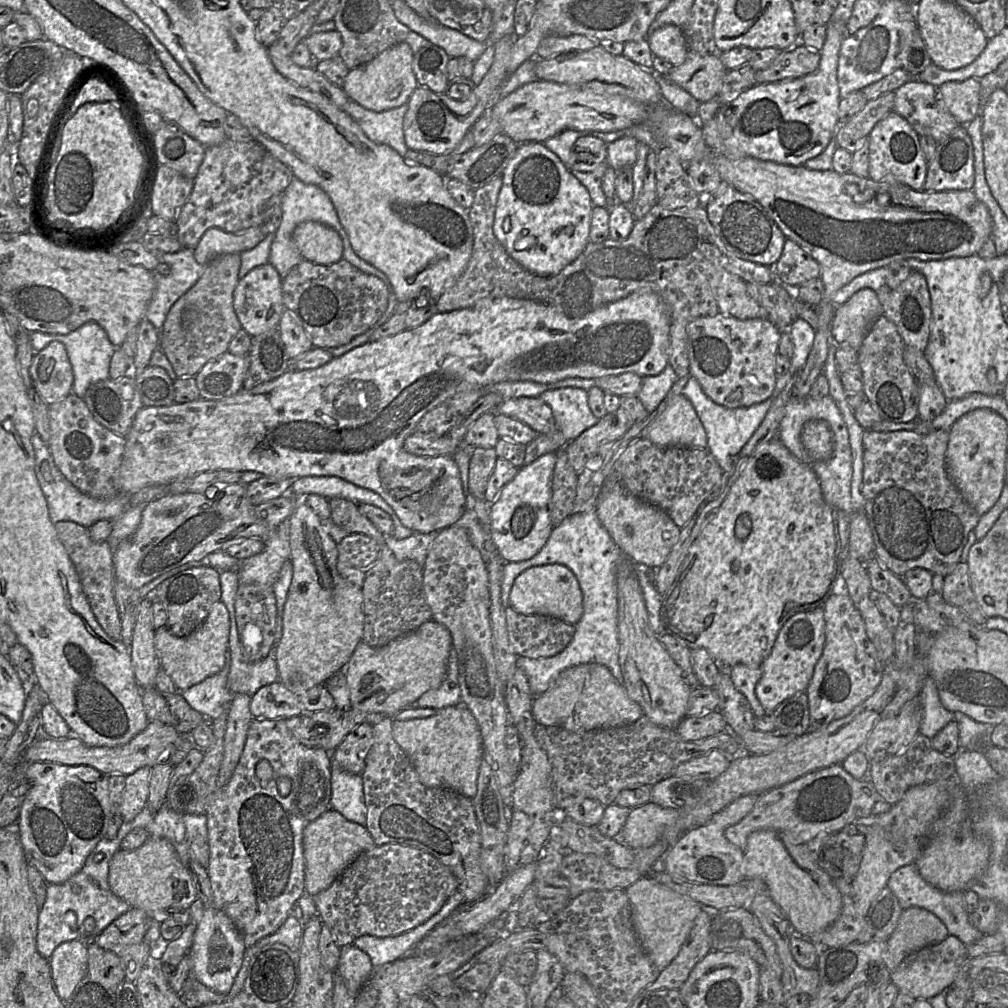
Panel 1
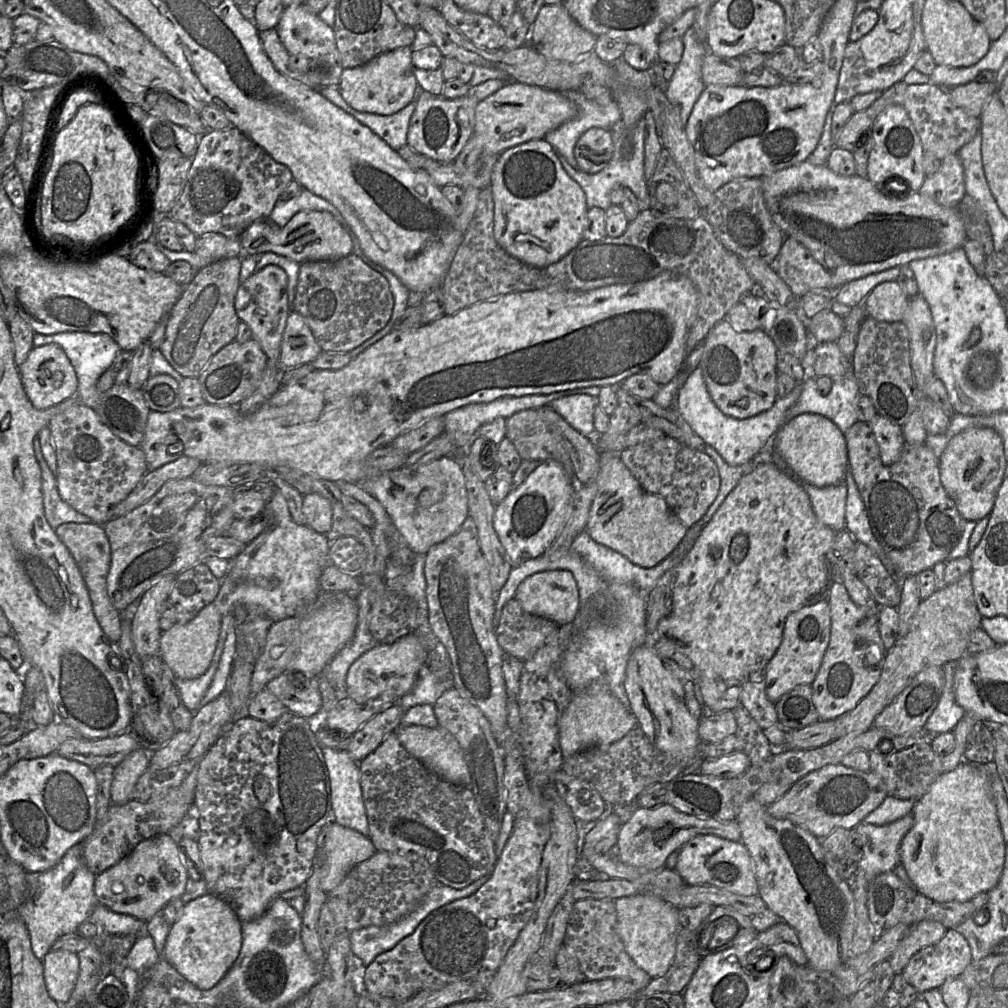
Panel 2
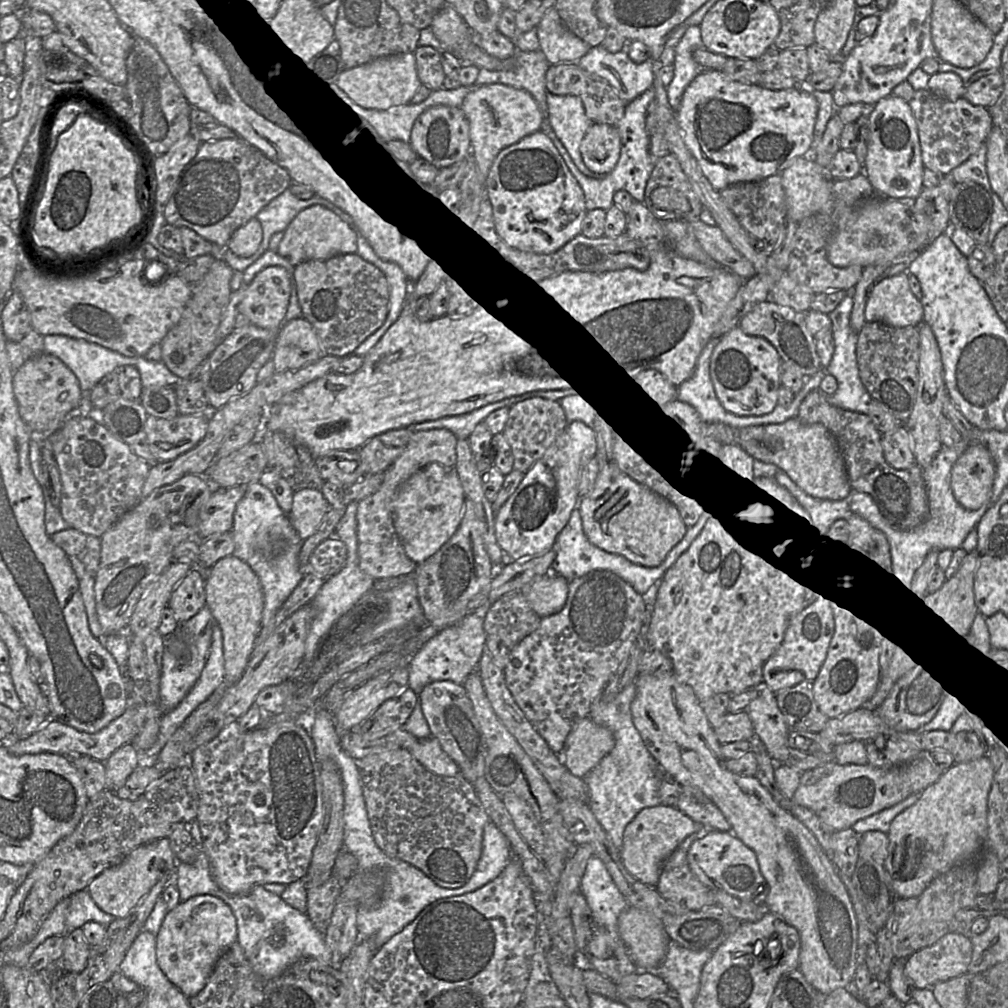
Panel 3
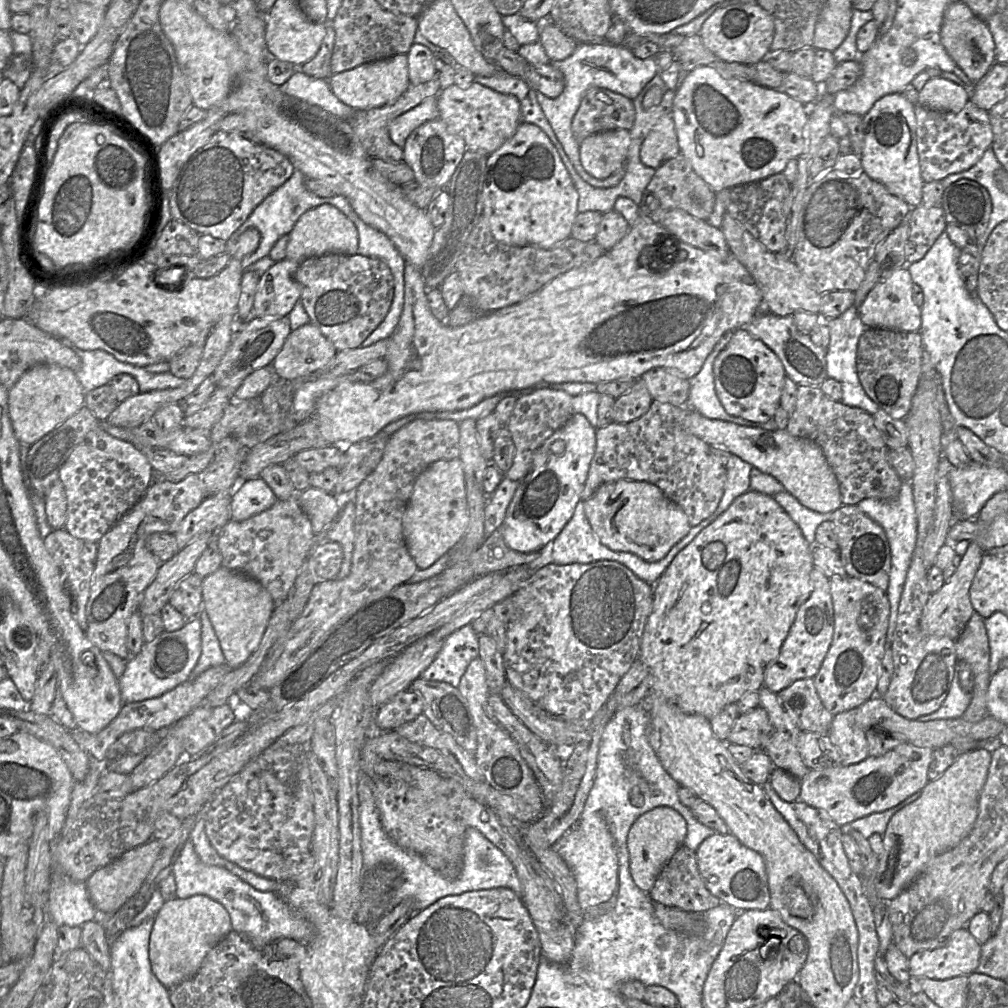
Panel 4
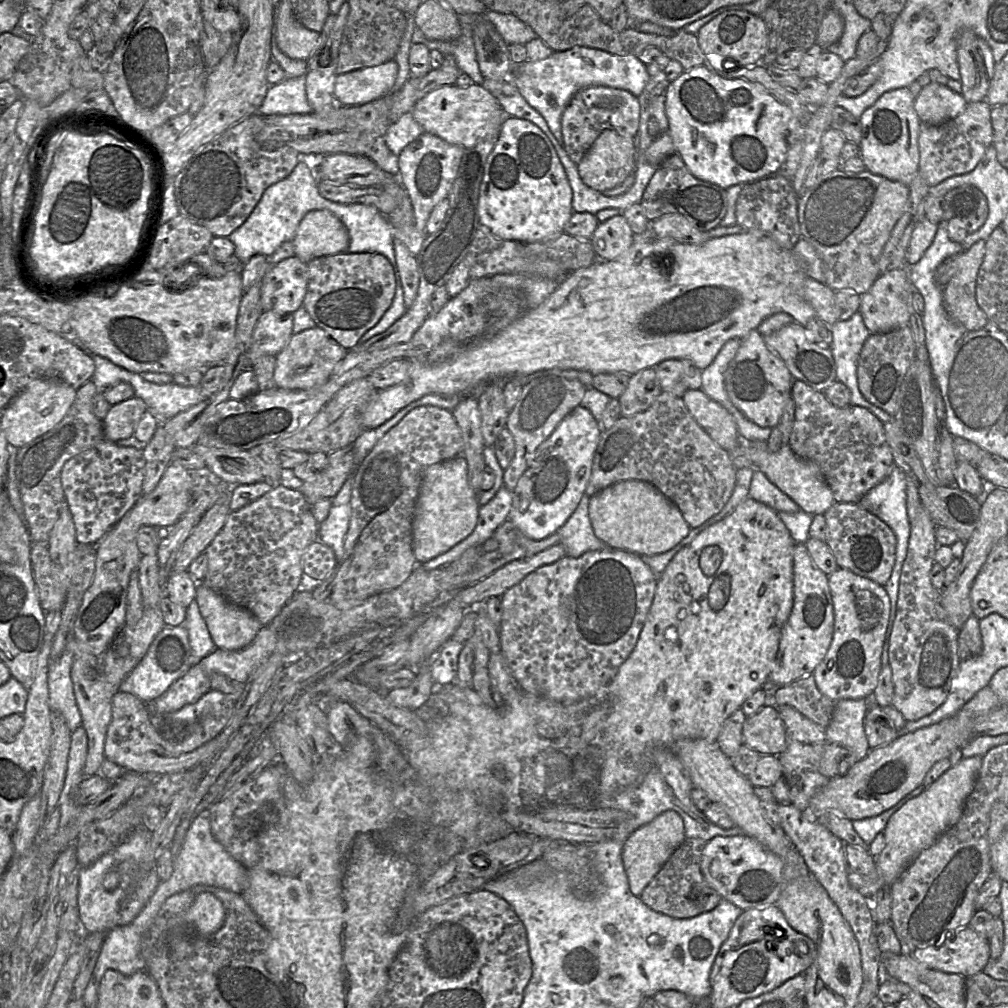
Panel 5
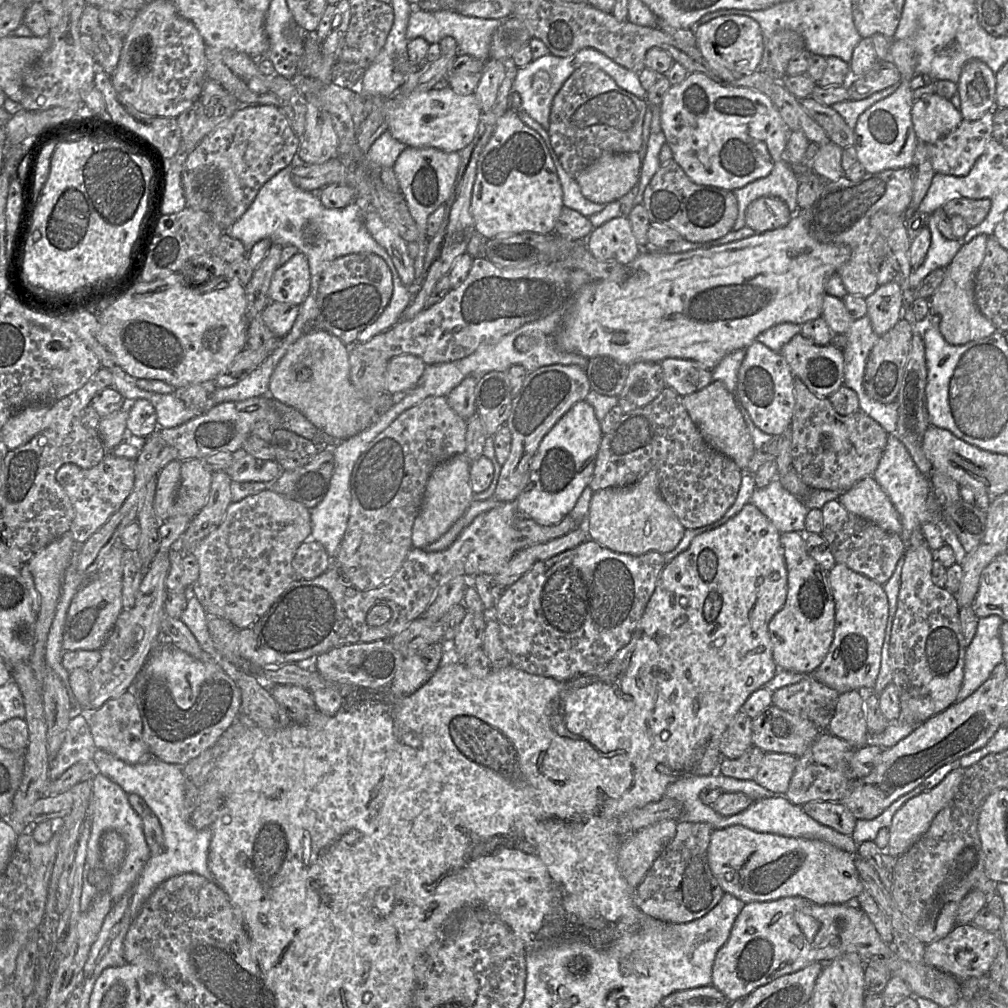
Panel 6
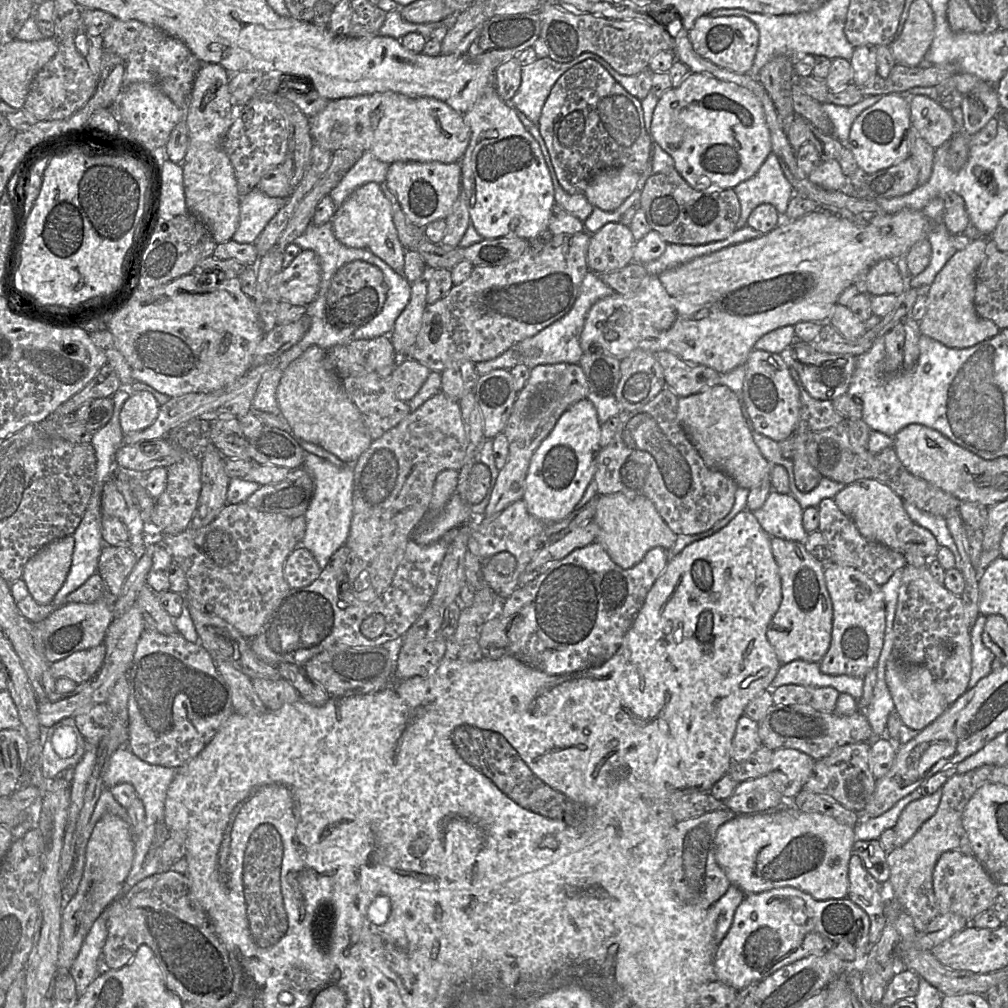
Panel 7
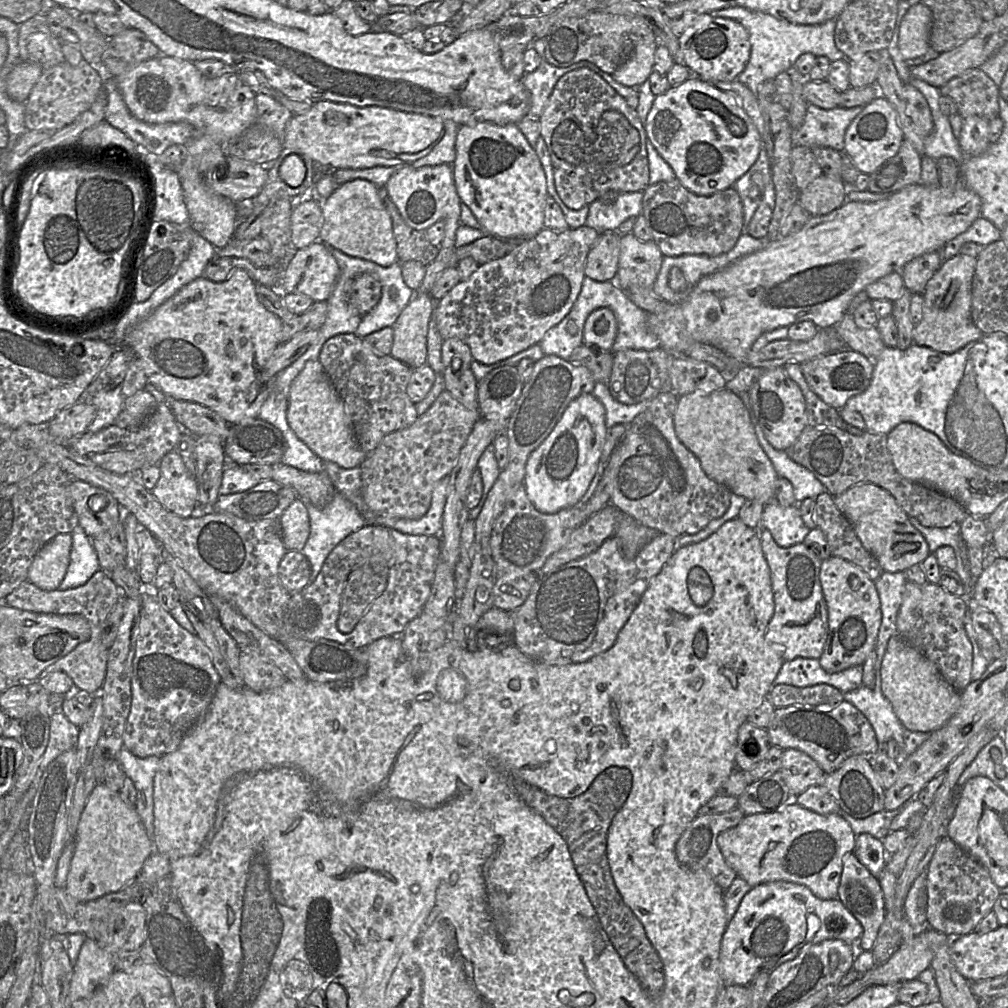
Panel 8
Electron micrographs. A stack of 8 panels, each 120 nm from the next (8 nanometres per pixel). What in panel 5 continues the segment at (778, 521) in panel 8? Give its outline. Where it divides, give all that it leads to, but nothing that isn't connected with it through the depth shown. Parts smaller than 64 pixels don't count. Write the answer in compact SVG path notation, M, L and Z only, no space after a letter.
M754 470L749 489L749 497L766 504L776 512L796 513L803 511L760 470Z

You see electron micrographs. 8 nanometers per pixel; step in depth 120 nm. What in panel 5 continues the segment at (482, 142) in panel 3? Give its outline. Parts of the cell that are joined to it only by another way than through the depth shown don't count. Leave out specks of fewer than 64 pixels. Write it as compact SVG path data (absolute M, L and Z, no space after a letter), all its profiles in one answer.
M476 83L466 88L453 84L435 89L417 100L411 113L424 132L465 149L474 147L493 135L499 135L505 118L512 117L505 113L496 97Z

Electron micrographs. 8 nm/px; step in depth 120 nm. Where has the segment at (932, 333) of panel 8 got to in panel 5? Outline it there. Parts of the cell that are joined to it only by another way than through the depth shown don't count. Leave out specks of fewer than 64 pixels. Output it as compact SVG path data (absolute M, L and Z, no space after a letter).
M984 240L961 252L957 272L942 290L947 313L968 331L980 330L988 321L976 302L976 279L984 255Z

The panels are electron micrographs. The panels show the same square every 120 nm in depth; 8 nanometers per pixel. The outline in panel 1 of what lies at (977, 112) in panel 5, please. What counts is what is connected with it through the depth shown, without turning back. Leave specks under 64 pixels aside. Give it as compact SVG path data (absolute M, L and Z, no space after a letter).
M920 79L911 80L894 91L893 111L903 117L919 136L930 136L936 143L947 139L959 126L947 110L938 88Z

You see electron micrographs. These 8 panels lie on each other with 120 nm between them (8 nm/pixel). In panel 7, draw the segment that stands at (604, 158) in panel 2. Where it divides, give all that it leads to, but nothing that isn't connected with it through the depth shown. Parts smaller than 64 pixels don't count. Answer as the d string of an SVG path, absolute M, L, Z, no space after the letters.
M628 168L604 170L591 179L584 196L594 207L613 211L636 190L640 175Z

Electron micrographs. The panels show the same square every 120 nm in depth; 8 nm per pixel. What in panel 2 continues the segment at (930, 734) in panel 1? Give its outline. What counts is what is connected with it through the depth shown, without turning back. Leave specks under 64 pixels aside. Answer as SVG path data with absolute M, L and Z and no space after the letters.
M950 661L942 666L945 677L945 686L937 707L924 726L924 729L934 732L937 735L953 731L956 724L966 714L966 711L955 699L954 675L957 665L957 661Z

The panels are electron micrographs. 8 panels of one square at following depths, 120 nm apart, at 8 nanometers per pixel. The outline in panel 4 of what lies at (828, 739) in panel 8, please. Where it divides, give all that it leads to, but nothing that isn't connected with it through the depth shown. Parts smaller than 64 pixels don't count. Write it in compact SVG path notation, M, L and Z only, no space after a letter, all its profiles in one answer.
M760 706L740 714L736 719L727 743L746 745L752 749L762 750L773 731L766 710Z

